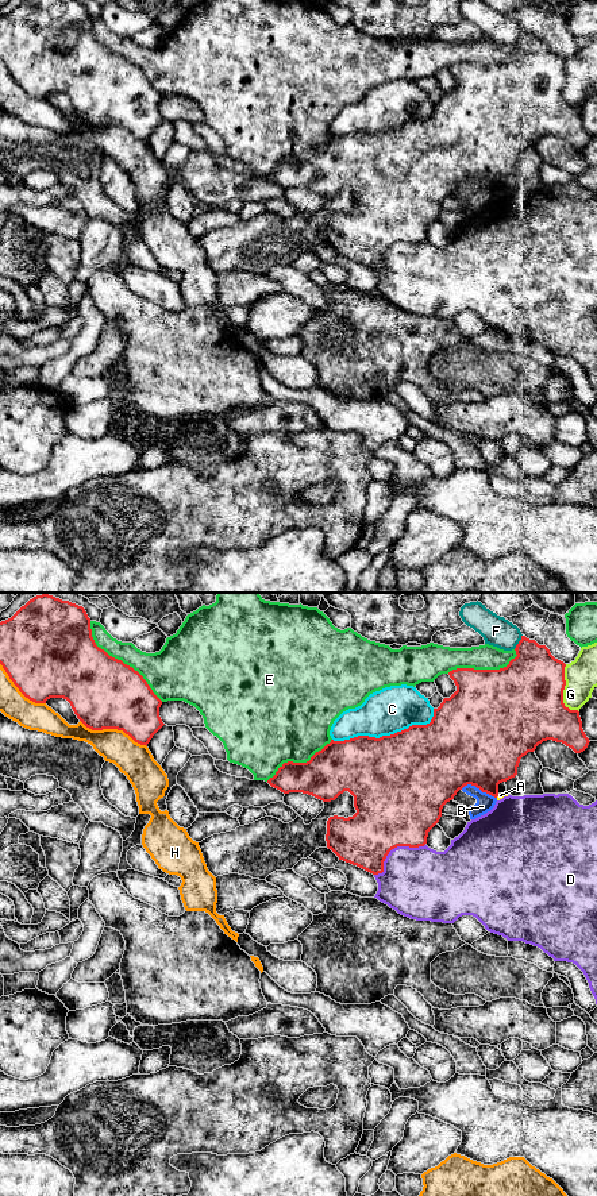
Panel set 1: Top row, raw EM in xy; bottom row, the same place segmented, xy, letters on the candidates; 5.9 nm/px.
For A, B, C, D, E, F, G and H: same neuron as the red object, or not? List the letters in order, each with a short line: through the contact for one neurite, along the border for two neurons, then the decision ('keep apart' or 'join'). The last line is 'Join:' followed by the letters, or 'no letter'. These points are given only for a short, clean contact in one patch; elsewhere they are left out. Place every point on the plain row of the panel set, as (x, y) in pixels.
A: keep apart
B: keep apart
C: keep apart
D: keep apart
E: keep apart
F: keep apart
G: keep apart
H: keep apart
Join: no letter

